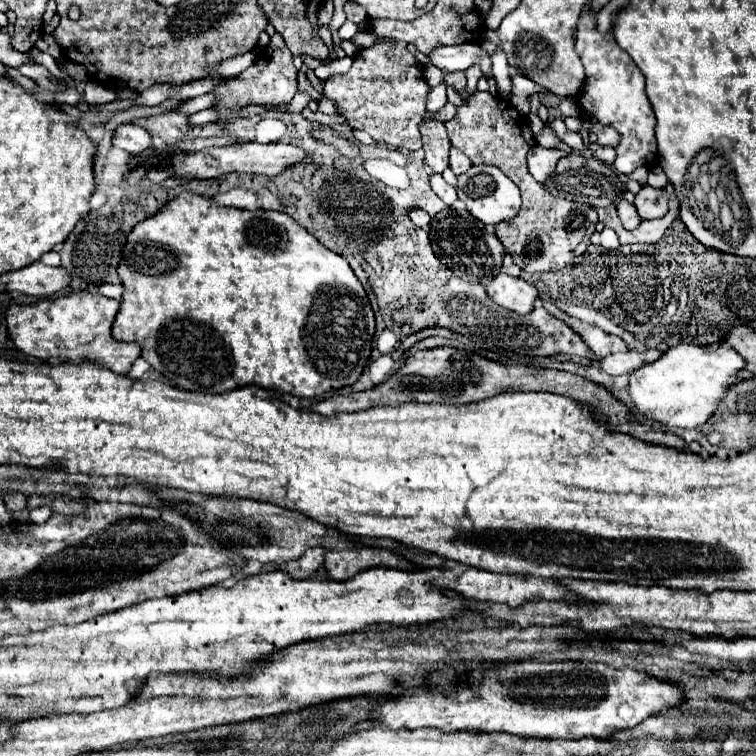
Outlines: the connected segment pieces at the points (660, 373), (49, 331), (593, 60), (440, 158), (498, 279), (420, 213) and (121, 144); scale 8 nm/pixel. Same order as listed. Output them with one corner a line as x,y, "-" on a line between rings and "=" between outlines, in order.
677,344
657,362
645,364
631,374
629,394
635,408
647,418
669,428
697,428
715,414
727,390
737,384
735,378
743,368
743,358
727,344
=
73,290
61,298
45,298
35,304
15,304
7,310
7,332
15,348
27,356
45,362
93,362
111,372
125,374
139,358
141,348
137,344
123,344
111,336
111,320
117,316
119,302
101,294
89,294
85,290
=
587,6
579,18
577,54
585,66
585,84
577,96
581,110
591,112
589,116
595,116
597,122
611,126
621,134
621,140
615,146
615,170
619,174
629,174
637,166
651,166
651,162
657,158
657,142
655,114
645,94
645,78
637,64
617,46
613,34
601,34
597,30
597,12
591,6
=
423,120
419,124
421,138
423,138
423,152
427,166
441,174
445,168
449,168
449,136
445,130
445,124
439,120
=
497,274
487,284
487,294
501,308
513,310
517,314
529,314
537,298
537,288
523,278
513,278
509,274
=
409,208
407,214
409,214
411,222
417,224
417,226
421,226
421,228
425,228
431,222
431,216
425,210
421,210
421,208
=
121,124
113,132
113,144
129,154
141,154
151,146
151,136
145,128
135,124

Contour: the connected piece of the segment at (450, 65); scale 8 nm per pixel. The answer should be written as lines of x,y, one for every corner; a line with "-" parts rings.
465,42
459,46
439,46
435,48
427,60
447,72
455,72
455,70
467,70
471,66
479,66
483,76
493,78
491,74
491,58
489,54
473,42

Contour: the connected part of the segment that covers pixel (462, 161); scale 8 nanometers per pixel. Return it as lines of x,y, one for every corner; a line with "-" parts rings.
451,148
451,170
453,170
455,174
463,174
463,172
467,172
471,166
473,166
471,160
469,160
461,150

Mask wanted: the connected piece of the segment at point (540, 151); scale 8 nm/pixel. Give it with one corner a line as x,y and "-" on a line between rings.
533,146
529,154
529,172
537,182
543,182
553,170
559,160
561,152
555,148
543,148
543,146

